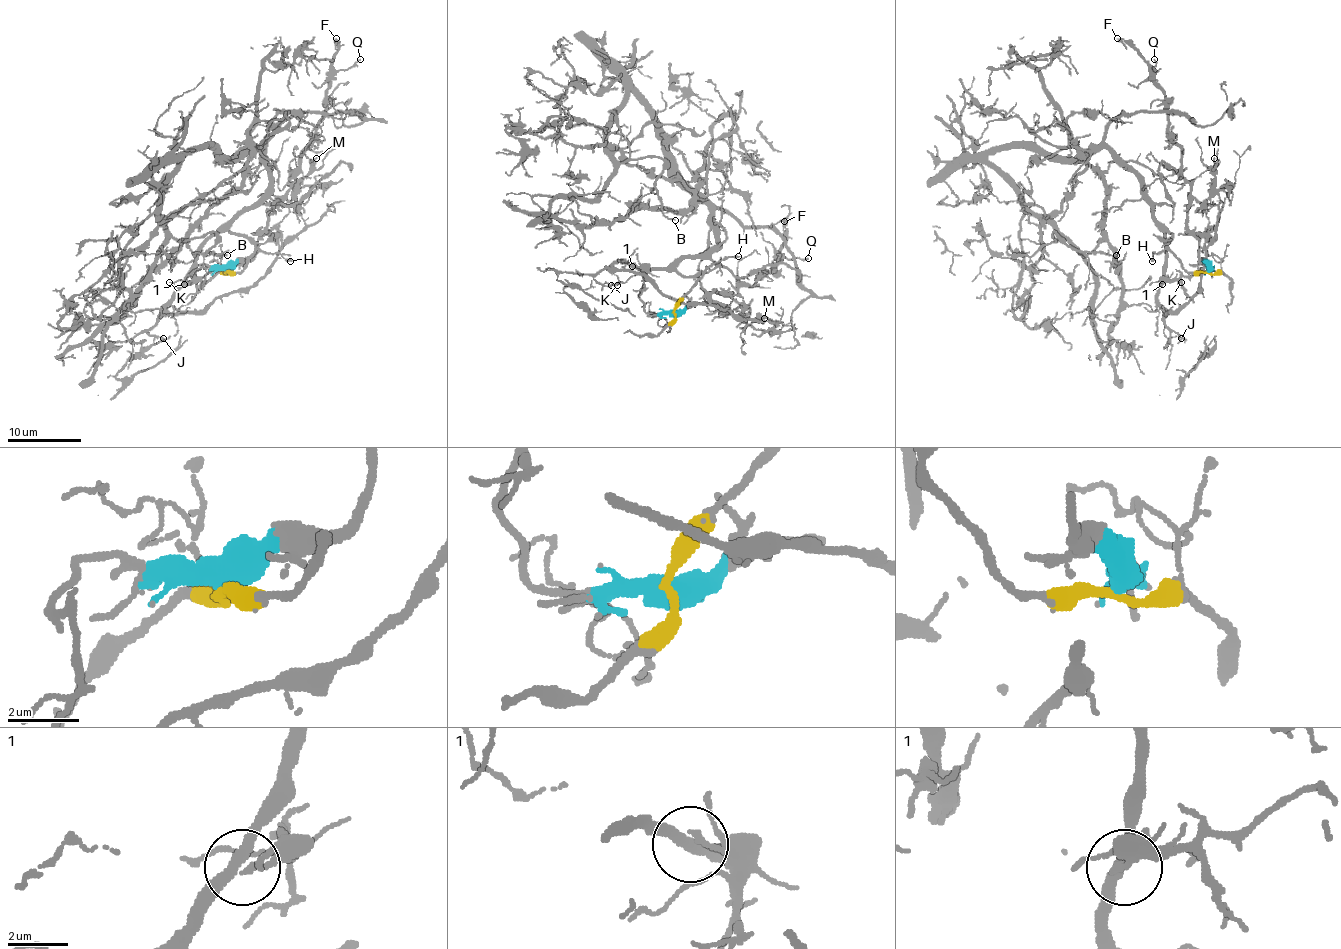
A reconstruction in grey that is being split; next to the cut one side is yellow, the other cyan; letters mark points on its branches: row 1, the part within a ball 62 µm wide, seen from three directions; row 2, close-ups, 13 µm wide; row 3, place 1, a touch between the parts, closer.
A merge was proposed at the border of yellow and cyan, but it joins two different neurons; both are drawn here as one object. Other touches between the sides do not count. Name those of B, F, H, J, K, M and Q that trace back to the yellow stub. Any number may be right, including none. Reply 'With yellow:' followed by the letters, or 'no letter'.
With yellow: B, H, J

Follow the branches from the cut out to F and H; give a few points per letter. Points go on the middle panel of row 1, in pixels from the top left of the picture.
F: (674, 313), (706, 302), (715, 291), (737, 294), (743, 285), (774, 268), (785, 239), (783, 220)
H: (674, 311), (674, 306), (704, 270), (728, 257), (739, 256)

